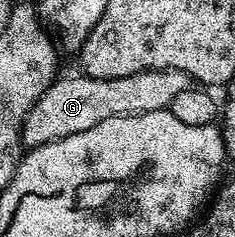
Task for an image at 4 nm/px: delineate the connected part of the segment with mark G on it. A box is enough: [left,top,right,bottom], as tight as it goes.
[21,69,191,146]

